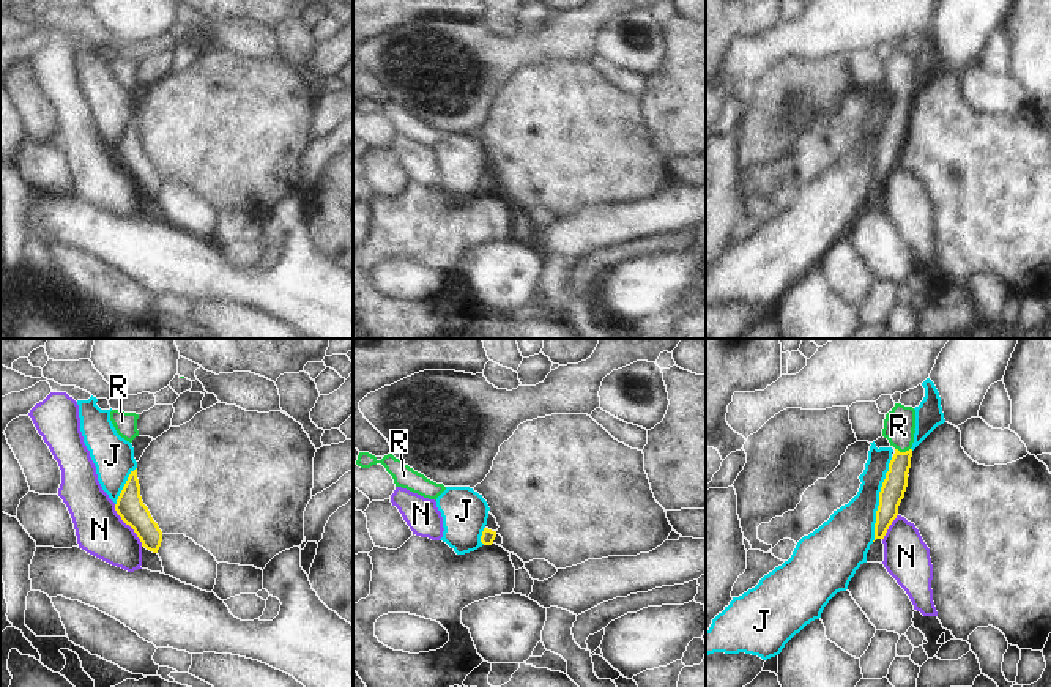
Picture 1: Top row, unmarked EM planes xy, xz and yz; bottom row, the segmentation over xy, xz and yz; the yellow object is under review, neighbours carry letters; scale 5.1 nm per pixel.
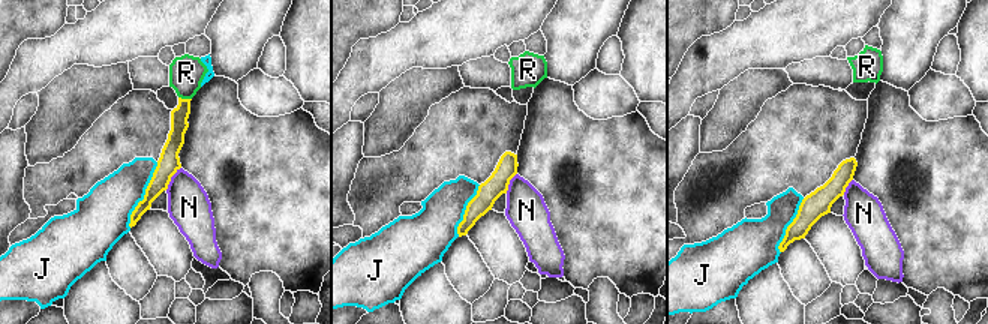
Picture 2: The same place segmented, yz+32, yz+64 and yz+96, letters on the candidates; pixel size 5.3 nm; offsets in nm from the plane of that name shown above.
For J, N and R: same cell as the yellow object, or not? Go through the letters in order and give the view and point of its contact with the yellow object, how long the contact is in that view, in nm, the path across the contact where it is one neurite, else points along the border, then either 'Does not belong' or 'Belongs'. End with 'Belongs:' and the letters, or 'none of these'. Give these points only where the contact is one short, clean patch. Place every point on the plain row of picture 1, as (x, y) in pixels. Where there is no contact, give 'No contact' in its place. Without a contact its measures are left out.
J: Touches yellow at yz (880, 147). Shared border 440 nm. Does not belong
N: Touches yellow at xy (128, 170). Shared border 260 nm. Boundary: xy (114, 152), (114, 156), (142, 193). Does not belong
R: Touches yellow at yz (903, 100). Shared border 80 nm. Path across: yz (892, 139), (903, 100), (898, 73). Belongs
Belongs: R

